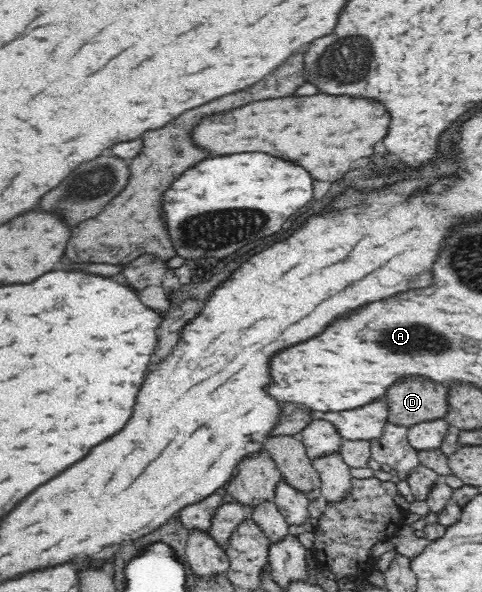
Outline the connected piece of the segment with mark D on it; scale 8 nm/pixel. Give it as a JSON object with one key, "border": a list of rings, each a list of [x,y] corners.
{"border":[[[428,380],[400,382],[398,386],[391,387],[384,397],[384,401],[391,412],[387,423],[404,427],[404,429],[408,430],[424,422],[430,423],[439,419],[445,419],[449,408],[448,395],[448,388],[438,385],[438,383],[432,386]]]}

